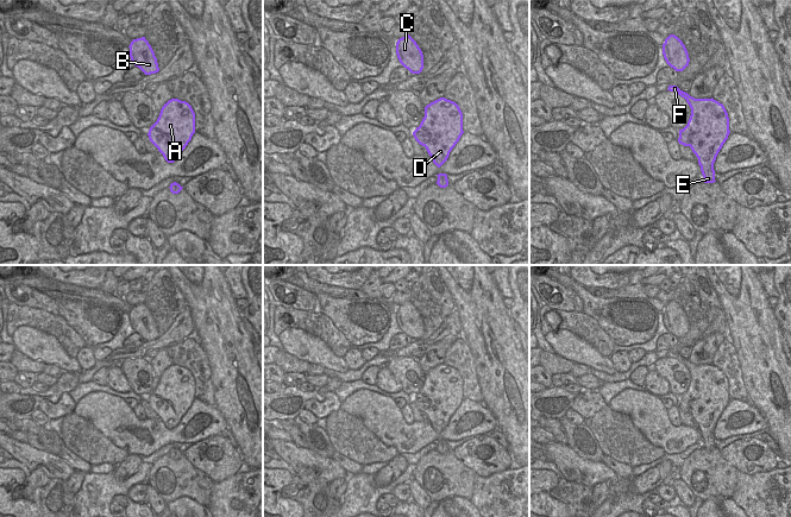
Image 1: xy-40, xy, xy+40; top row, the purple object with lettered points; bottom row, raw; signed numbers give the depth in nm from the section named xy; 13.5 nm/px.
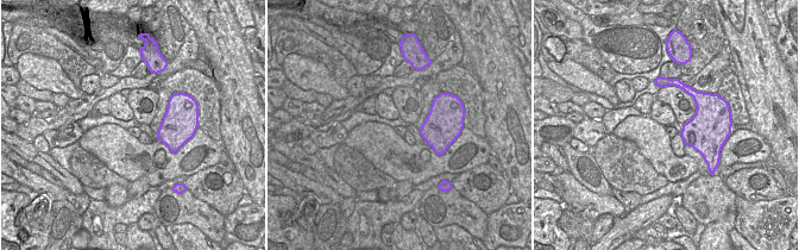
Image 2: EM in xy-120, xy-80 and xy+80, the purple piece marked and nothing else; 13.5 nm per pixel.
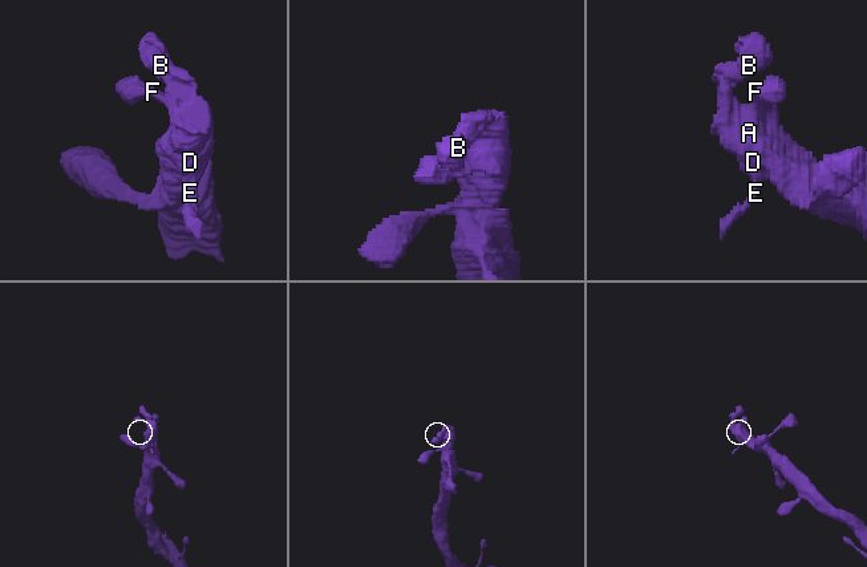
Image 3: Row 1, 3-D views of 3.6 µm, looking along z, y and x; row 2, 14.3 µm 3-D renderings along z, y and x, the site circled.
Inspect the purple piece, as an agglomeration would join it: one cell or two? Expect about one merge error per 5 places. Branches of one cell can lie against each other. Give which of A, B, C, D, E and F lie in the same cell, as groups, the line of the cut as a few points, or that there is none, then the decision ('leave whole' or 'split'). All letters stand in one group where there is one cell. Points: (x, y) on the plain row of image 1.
groups A B C D E F; cut none; leave whole

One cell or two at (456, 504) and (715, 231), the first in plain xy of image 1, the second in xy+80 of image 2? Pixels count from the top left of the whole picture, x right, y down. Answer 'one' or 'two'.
two

